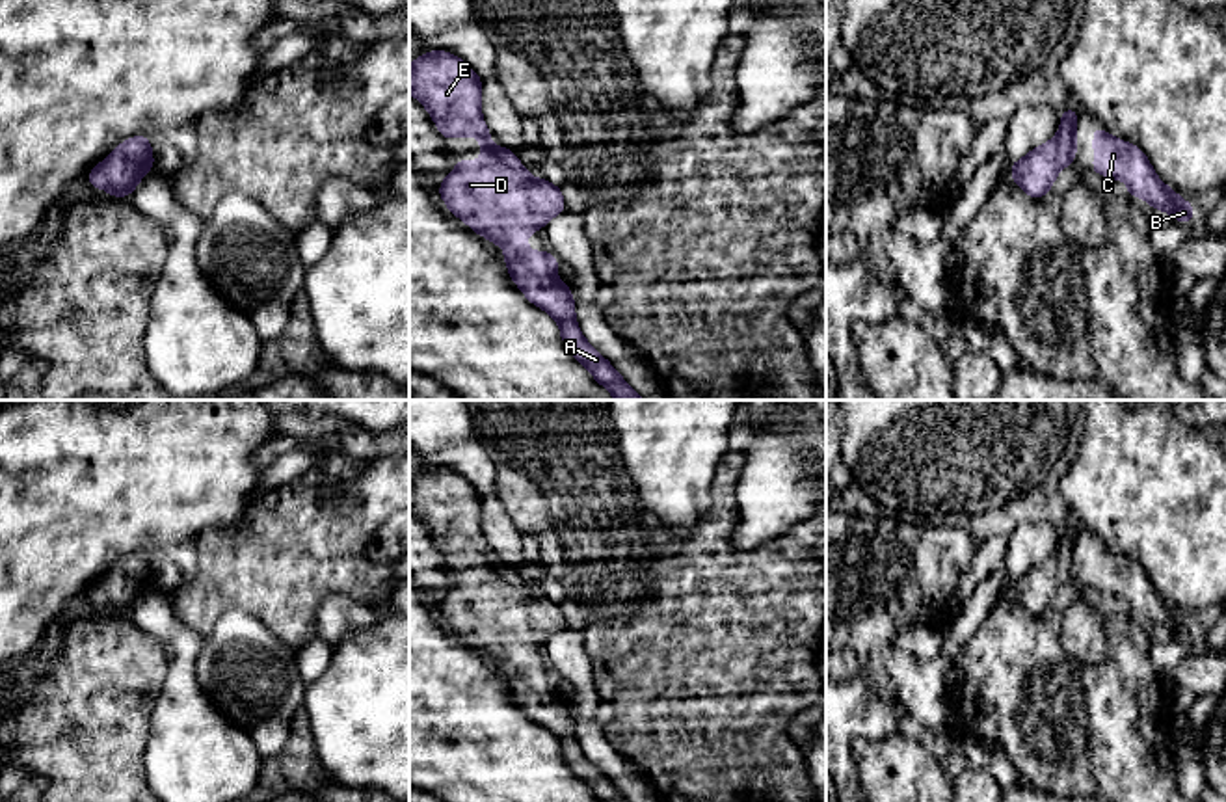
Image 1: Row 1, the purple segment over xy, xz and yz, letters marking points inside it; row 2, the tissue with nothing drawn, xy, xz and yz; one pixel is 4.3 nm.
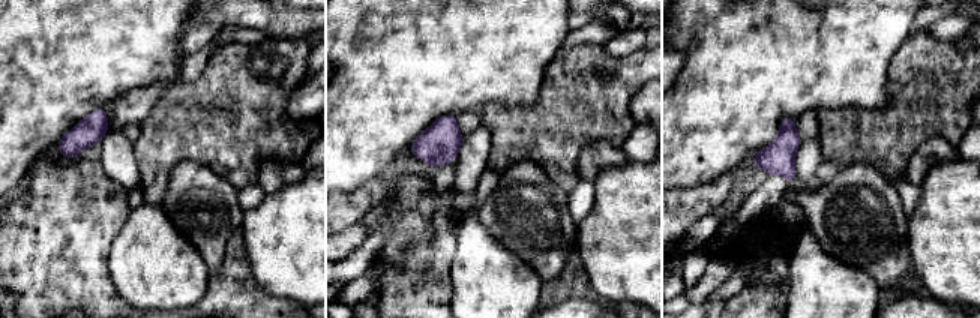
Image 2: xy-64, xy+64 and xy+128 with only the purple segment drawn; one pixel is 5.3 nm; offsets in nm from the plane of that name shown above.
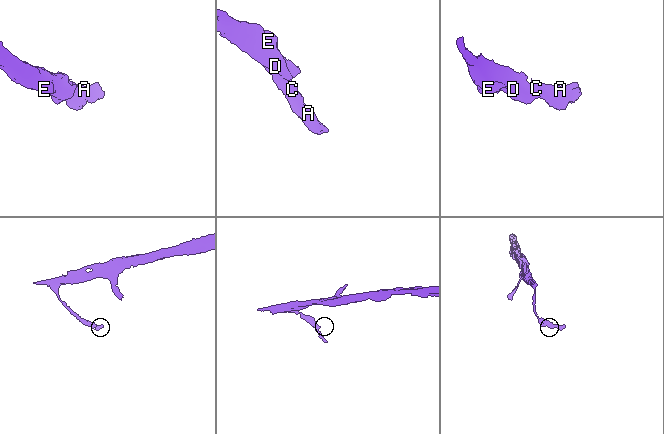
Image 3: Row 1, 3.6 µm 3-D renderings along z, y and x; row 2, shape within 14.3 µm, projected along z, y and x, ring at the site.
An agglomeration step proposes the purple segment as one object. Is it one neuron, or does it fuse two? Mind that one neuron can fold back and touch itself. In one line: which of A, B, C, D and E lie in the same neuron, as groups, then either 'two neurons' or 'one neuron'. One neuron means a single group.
A B C D E; one neuron

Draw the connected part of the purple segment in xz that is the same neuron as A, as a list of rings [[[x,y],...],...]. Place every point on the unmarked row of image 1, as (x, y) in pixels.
[[[430,467],[409,480],[409,510],[428,527],[445,556],[478,553],[484,573],[478,579],[456,575],[456,586],[448,590],[437,610],[446,625],[463,636],[474,649],[495,662],[506,662],[502,675],[512,698],[525,715],[549,729],[560,742],[560,754],[569,770],[582,780],[601,802],[629,802],[580,750],[575,735],[575,716],[567,700],[556,694],[560,677],[547,668],[528,668],[526,653],[566,629],[564,608],[549,597],[534,595],[515,569],[489,560],[491,549],[482,538],[482,495],[458,473],[446,467]]]

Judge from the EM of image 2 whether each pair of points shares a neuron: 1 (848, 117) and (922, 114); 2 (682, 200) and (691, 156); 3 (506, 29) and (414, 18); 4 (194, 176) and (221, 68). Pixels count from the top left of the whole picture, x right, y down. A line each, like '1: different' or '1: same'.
1: same
2: different
3: same
4: different

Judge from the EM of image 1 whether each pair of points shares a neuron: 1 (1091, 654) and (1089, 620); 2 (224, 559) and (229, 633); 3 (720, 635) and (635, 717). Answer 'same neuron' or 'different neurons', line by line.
1: same neuron
2: different neurons
3: same neuron

